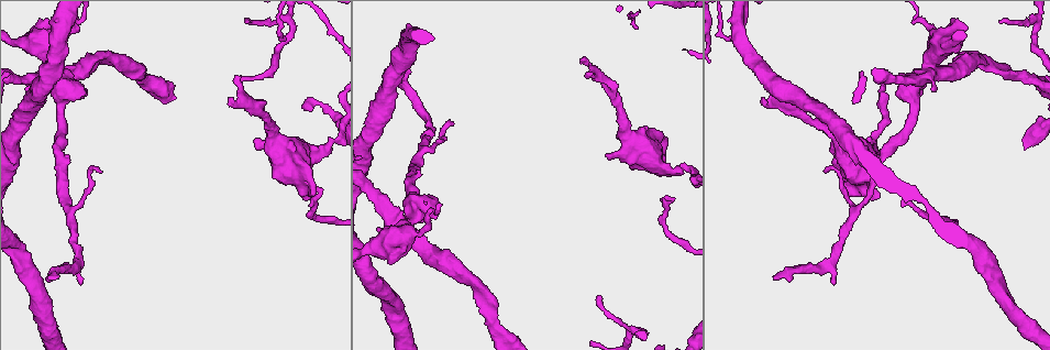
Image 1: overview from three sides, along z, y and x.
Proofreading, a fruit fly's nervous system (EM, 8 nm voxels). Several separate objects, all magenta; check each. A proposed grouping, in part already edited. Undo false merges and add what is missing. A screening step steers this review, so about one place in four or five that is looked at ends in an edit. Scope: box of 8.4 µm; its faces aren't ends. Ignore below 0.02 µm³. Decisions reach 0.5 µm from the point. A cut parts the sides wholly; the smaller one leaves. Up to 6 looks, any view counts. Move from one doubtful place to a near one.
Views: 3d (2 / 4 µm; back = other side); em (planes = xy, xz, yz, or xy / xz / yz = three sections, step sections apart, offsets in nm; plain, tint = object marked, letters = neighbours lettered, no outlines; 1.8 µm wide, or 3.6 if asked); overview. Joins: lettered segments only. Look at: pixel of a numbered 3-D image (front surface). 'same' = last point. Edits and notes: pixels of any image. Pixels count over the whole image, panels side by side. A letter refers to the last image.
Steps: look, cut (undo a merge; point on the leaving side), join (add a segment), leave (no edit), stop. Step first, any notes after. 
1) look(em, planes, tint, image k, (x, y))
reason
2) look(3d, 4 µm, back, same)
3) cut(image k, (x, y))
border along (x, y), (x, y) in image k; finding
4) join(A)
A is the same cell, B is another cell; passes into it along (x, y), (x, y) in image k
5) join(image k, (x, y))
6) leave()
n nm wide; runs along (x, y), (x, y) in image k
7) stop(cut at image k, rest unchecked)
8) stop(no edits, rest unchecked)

look(3d, 4 µm, image 1, (48, 277))
an open end

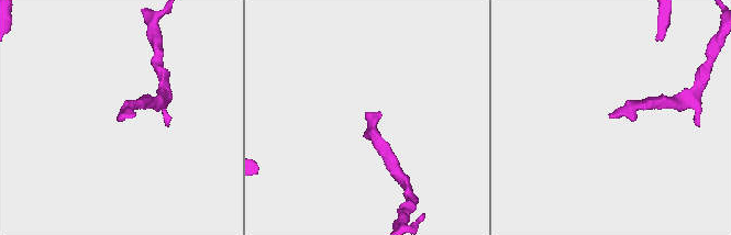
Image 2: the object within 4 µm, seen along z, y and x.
look(em, yz, step 8, tint, image 2, (121, 118))
need the tissue

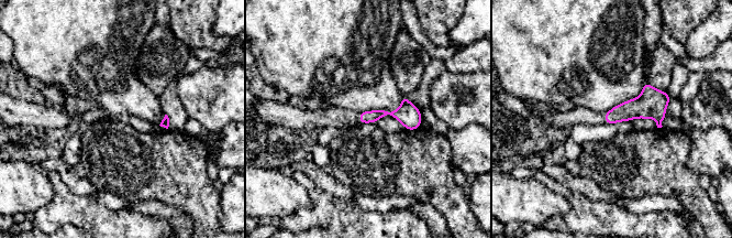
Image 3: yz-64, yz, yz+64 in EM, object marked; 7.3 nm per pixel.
look(em, xz, step 4, letters, same)

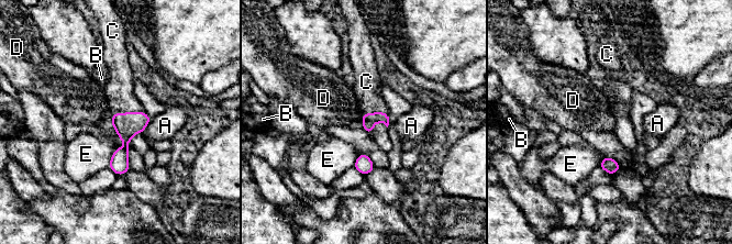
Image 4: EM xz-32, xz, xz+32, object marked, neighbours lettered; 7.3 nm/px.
join(C)
C is the same cell, A, B, D and E are other cells; passes into it along (126, 124), (128, 112), (119, 90) in image 4; it goes on there

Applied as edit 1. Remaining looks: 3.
look(overview)
redraw

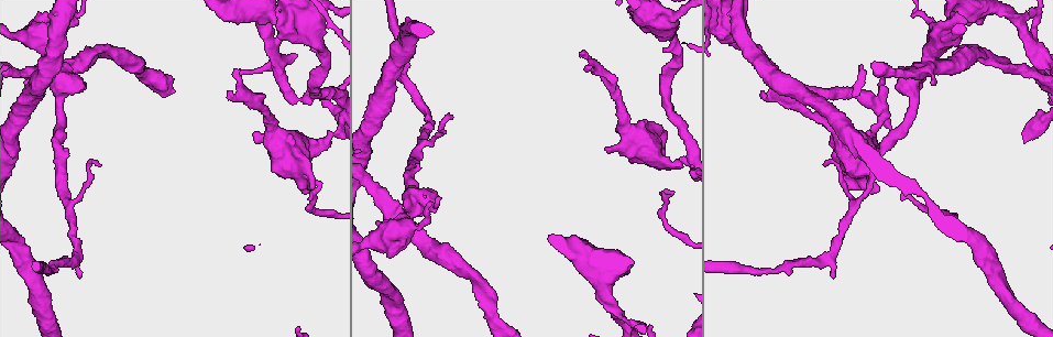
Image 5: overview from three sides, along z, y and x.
look(3d, 4 µm, image 5, (227, 93))
thin end

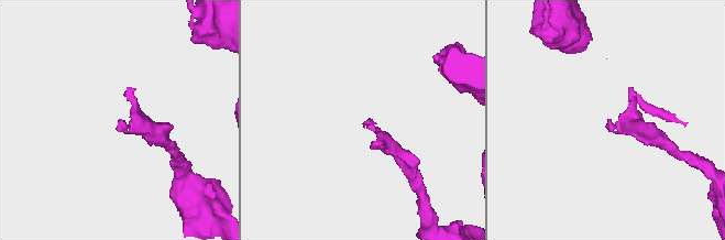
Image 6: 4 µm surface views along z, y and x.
look(em, planes, letters, image 6, (119, 120))

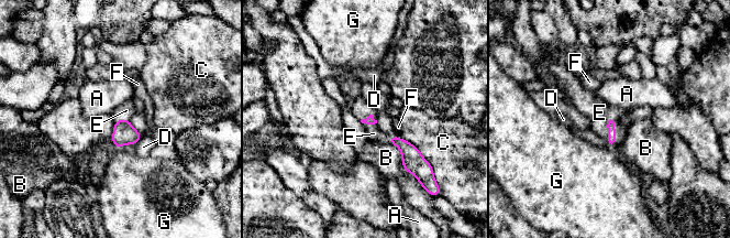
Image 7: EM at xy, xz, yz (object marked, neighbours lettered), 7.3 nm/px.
join(E)
B touches over 340 nm; E is the same cell, A, B, C, D, F and G are other cells; it goes on there

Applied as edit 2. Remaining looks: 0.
stop(join at image 4, join at image 7, rest unchecked)

